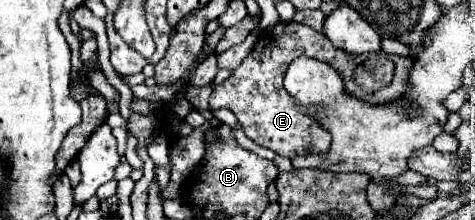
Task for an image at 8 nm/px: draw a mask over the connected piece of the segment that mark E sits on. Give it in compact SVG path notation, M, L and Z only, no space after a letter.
M291 21L291 23L277 23L275 27L259 33L257 45L251 51L251 55L239 65L239 69L235 69L231 73L229 79L225 79L217 87L213 87L213 93L209 97L211 107L213 109L219 109L219 107L231 109L235 113L243 133L253 143L267 147L267 149L275 151L277 155L291 159L295 155L325 153L329 149L331 135L325 133L325 129L321 129L319 123L315 123L307 115L305 107L291 101L289 93L283 87L287 65L301 55L329 63L343 77L343 83L347 85L347 89L363 101L377 103L377 105L379 103L391 103L391 101L403 97L405 91L409 91L405 81L407 81L407 69L413 65L411 57L403 59L403 57L397 57L397 55L389 55L389 59L395 65L395 71L393 71L393 79L387 87L383 87L383 89L379 89L371 95L363 93L363 91L353 91L353 87L351 87L353 85L353 65L363 63L363 57L353 57L353 55L347 55L345 51L337 51L323 33L319 33L319 31L315 31L307 25L299 25L299 23Z

